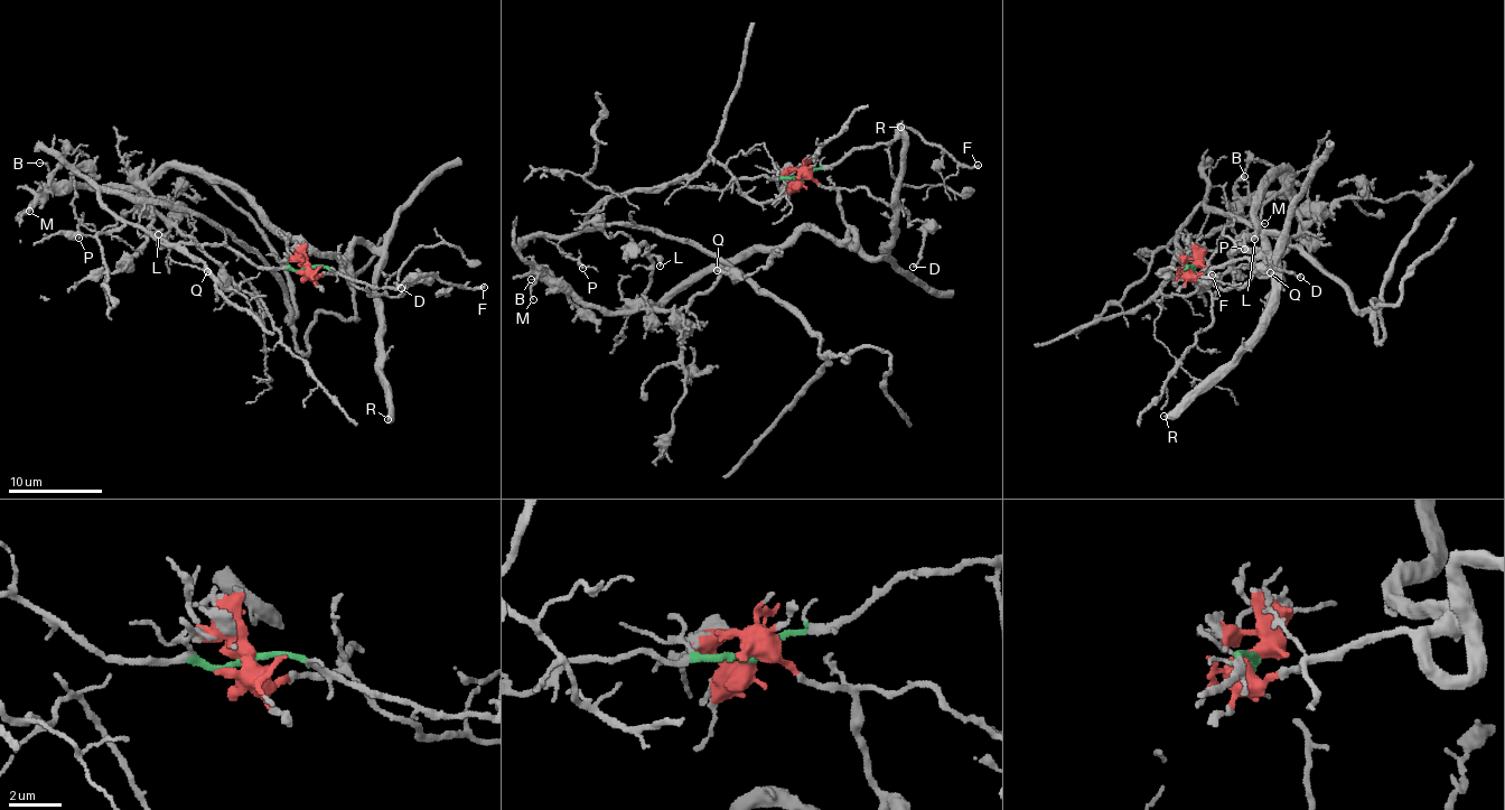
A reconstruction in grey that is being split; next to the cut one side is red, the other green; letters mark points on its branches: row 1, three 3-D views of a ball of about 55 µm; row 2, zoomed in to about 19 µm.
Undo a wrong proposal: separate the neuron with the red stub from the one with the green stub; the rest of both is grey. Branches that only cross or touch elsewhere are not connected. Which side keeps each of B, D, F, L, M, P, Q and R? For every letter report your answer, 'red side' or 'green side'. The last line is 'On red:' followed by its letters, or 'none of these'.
B: red side
D: red side
F: green side
L: red side
M: red side
P: green side
Q: red side
R: red side
On red: B, D, L, M, Q, R

